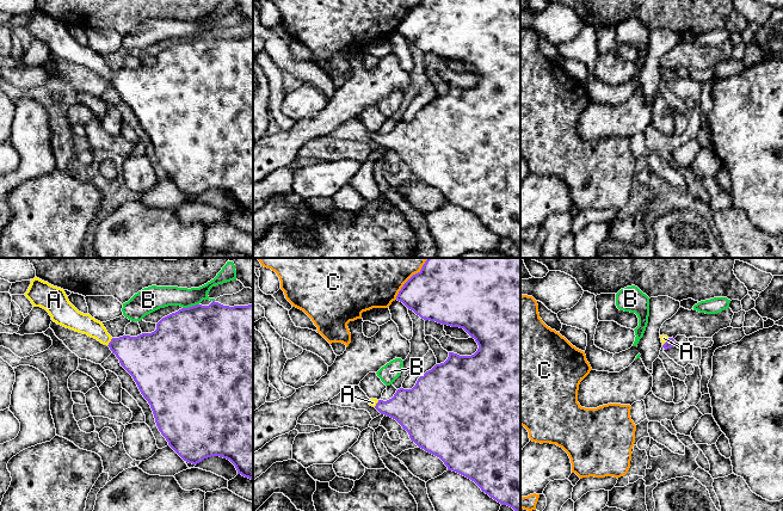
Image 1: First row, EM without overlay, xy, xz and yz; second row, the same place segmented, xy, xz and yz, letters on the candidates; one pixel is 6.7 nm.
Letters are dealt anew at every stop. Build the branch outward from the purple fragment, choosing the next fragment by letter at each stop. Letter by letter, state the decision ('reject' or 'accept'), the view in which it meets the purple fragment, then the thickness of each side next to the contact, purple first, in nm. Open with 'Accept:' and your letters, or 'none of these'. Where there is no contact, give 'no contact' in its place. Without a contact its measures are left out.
Accept: A
A: accept; contact in xy; calibres 300 and 130 nm
B: reject; contact in xy; calibres 500 and 160 nm
C: reject; contact in xz; calibres 360 and 280 nm

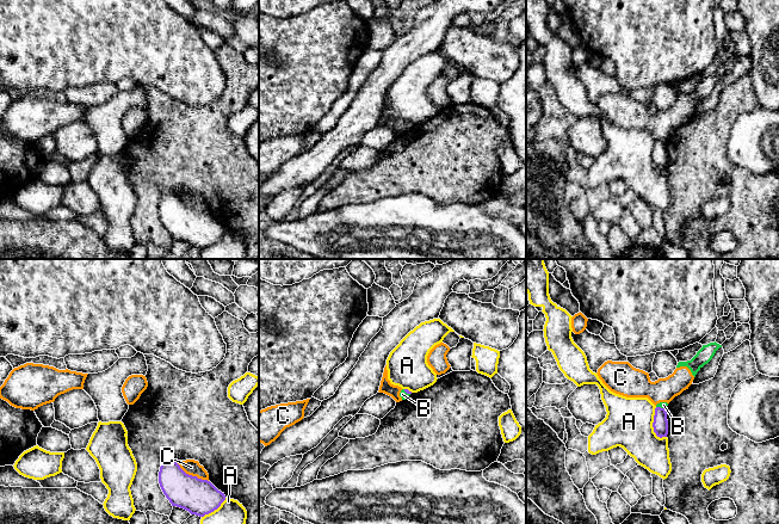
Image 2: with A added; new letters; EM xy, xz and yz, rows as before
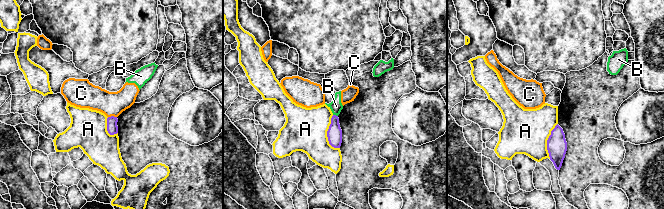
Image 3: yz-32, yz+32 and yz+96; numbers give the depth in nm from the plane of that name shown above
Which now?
Accept: none of these
A: reject; contact in yz; calibres 100 and 320 nm
B: reject; contact in yz; calibres 100 and 50 nm
C: reject; contact in xy; calibres 240 and 110 nm

